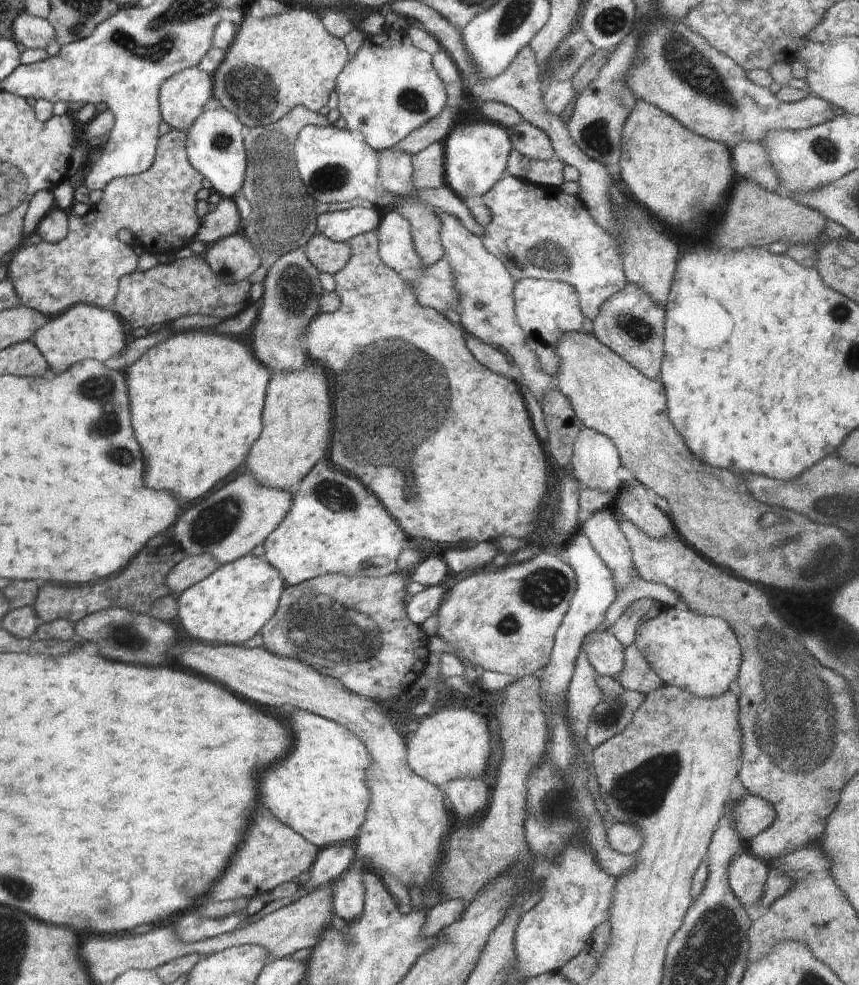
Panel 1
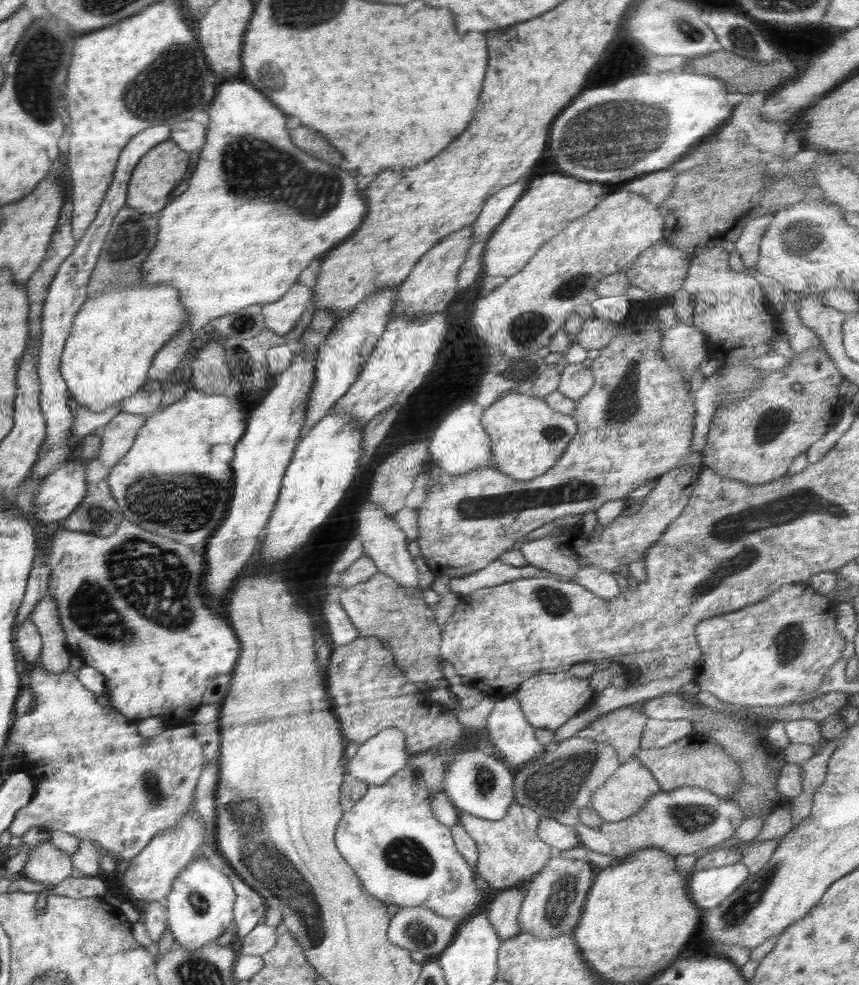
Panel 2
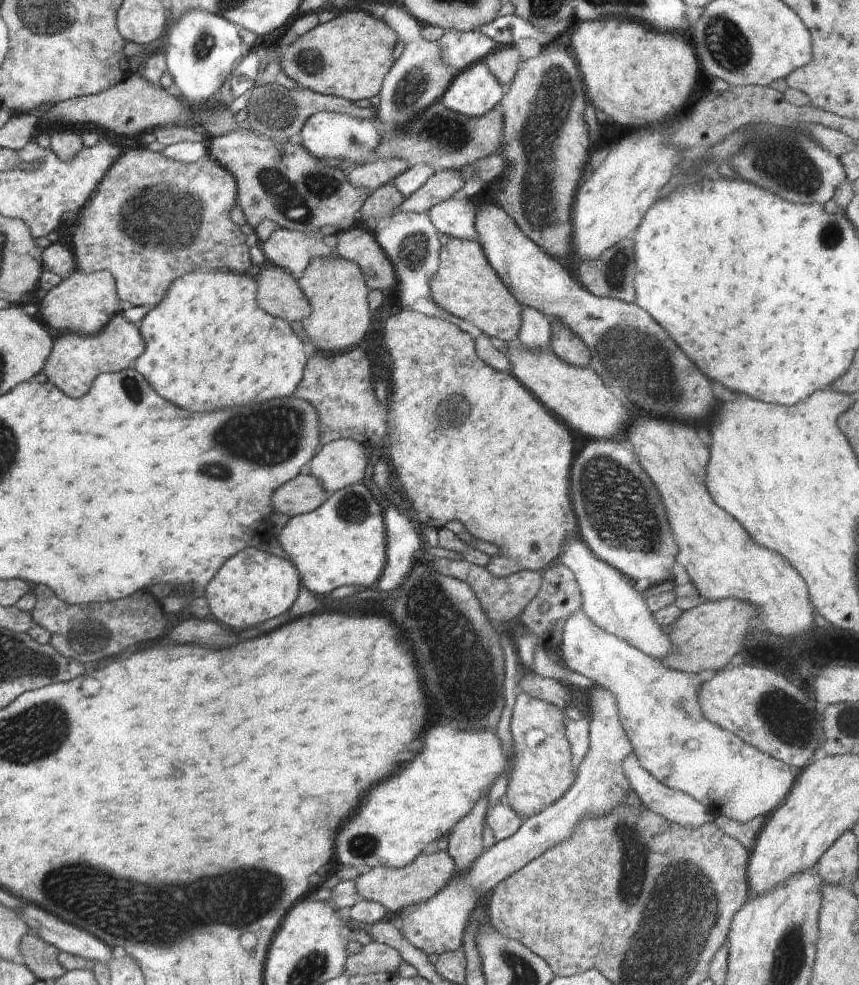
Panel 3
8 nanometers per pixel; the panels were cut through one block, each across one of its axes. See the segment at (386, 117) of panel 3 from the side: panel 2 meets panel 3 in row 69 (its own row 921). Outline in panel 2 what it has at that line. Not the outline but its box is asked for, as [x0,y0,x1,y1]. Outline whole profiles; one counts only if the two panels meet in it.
[388,906,458,958]

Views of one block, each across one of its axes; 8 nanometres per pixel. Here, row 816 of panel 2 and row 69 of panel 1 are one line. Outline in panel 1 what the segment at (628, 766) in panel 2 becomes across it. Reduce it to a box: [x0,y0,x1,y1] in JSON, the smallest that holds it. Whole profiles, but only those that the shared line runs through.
[567,23,641,166]

